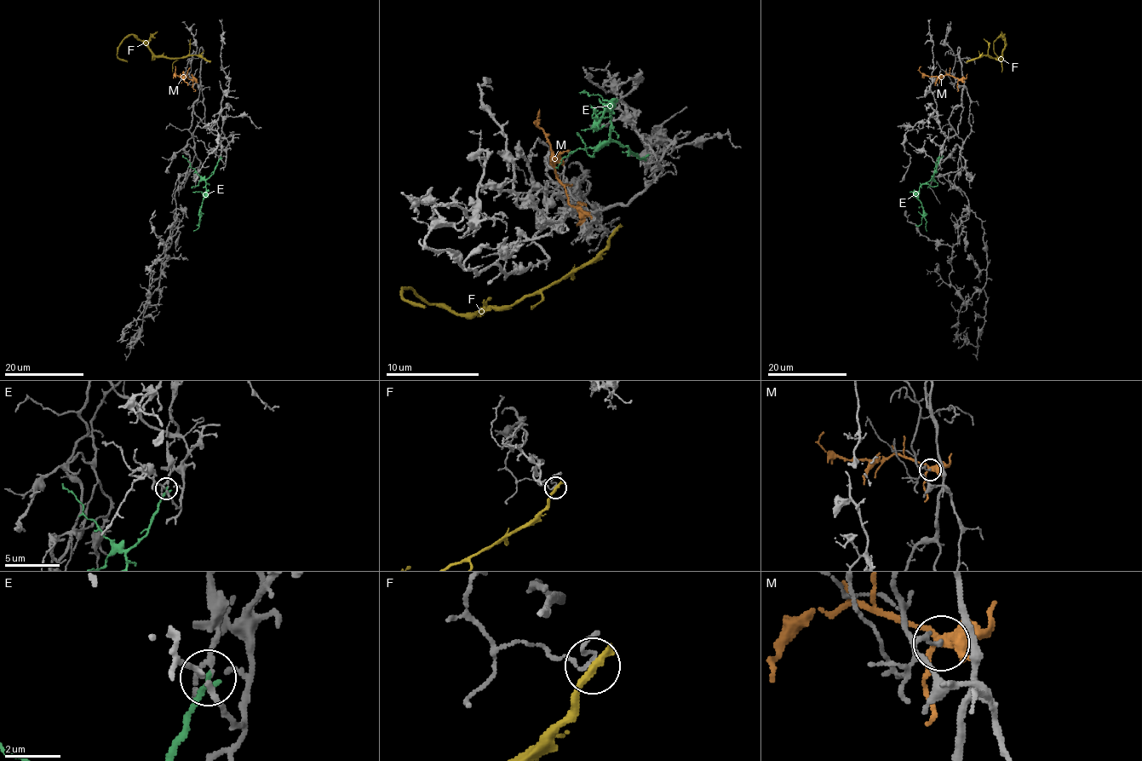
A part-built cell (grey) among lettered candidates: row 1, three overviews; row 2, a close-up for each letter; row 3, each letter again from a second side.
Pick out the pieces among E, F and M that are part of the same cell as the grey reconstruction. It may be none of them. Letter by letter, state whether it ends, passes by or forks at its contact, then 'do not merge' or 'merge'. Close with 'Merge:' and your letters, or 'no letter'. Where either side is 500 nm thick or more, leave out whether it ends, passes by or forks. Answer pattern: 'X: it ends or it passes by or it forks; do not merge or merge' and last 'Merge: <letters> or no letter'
E: it ends; merge
F: it ends; do not merge
M: it forks; do not merge
Merge: E

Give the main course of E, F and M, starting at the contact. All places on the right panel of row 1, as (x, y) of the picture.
E: (939, 157), (935, 173), (919, 187), (917, 198), (923, 210), (926, 232)
F: (969, 60), (982, 55), (1001, 56), (1005, 41), (1001, 34), (994, 43), (994, 50), (1001, 61)
M: (959, 80), (946, 74), (928, 76), (919, 70), (921, 66)

